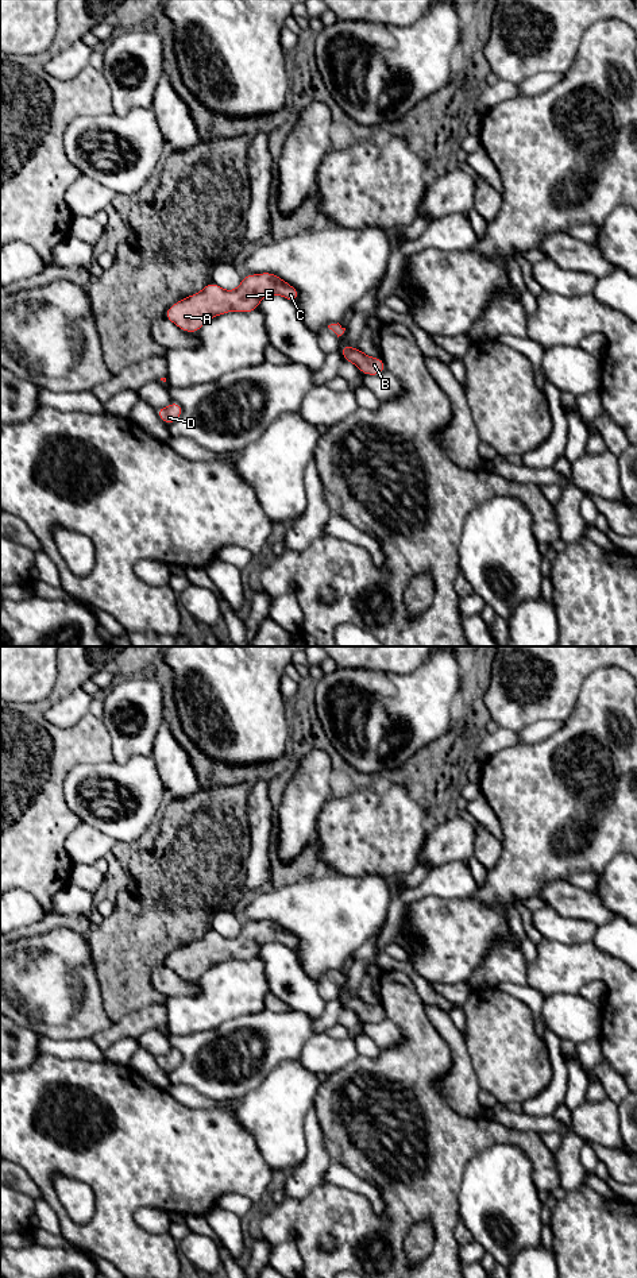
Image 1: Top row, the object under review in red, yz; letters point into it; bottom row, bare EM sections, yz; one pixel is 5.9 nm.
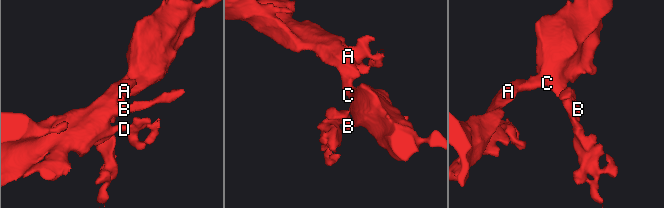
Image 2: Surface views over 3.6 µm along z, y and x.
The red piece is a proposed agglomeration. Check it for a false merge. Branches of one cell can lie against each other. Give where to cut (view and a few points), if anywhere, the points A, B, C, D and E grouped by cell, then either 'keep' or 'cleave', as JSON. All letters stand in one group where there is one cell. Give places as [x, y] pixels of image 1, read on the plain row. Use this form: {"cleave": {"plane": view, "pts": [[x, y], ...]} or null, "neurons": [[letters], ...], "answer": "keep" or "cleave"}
{"cleave": null, "neurons": [["A", "B", "C", "D", "E"]], "answer": "keep"}

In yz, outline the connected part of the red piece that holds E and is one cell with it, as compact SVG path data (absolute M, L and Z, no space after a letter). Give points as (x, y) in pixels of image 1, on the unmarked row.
M273 920L243 923L242 931L235 938L225 938L211 928L201 939L169 954L165 965L182 978L196 981L216 964L258 958L262 946L274 942L292 950L300 945L294 934Z

